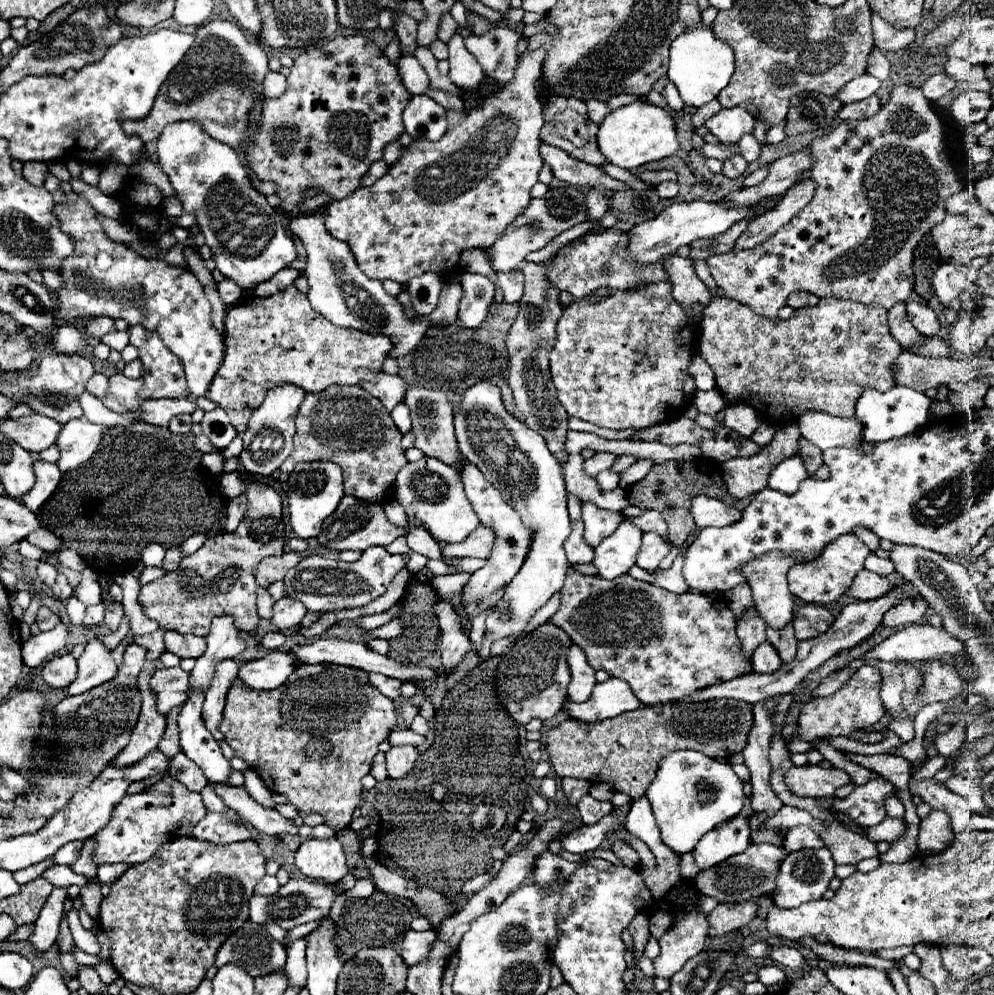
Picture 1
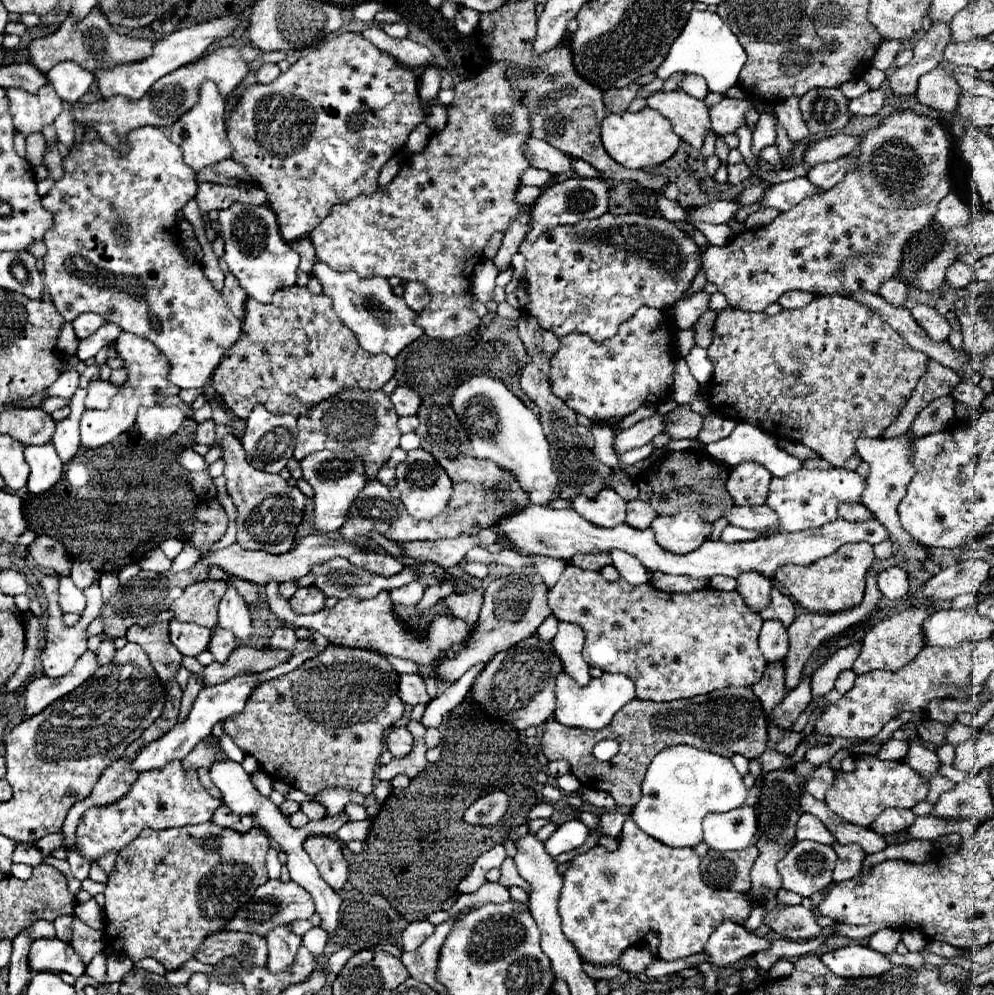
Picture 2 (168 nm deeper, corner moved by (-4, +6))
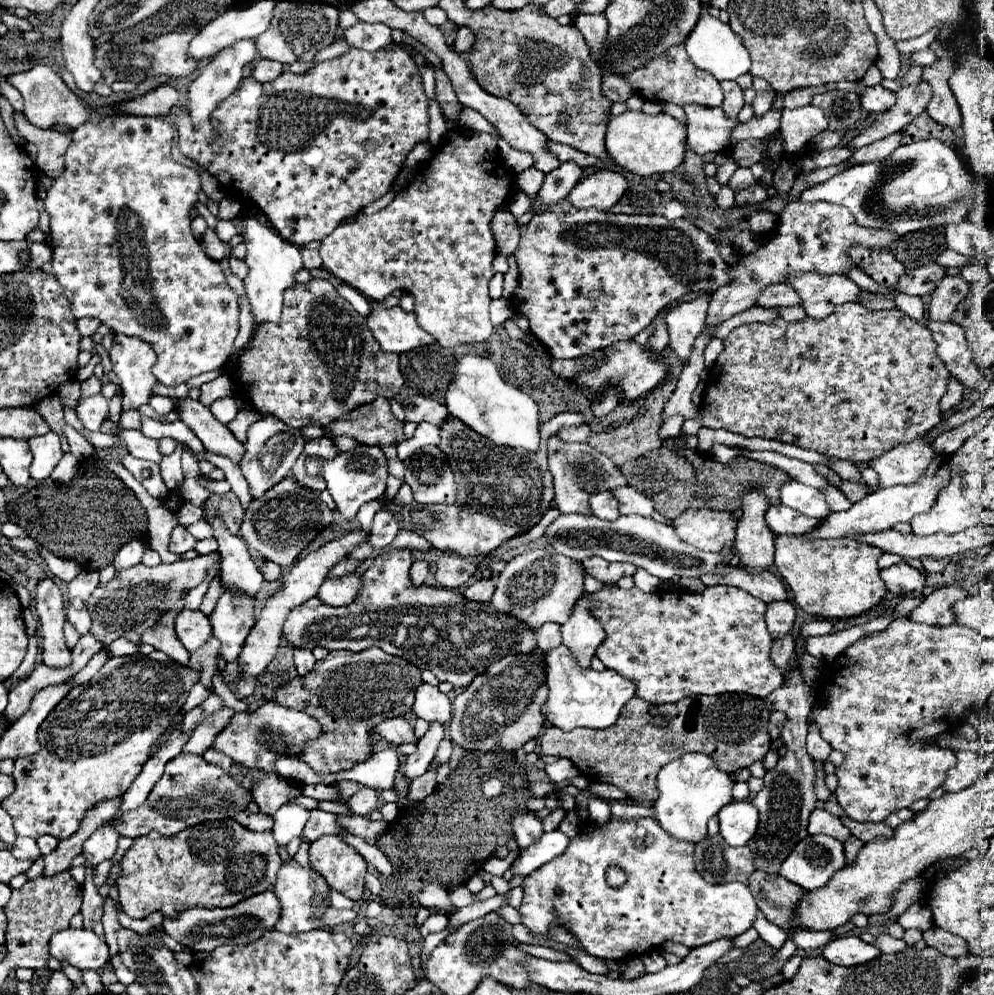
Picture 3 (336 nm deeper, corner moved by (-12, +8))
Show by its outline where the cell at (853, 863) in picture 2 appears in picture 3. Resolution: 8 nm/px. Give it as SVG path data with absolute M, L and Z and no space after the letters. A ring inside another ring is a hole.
M850 836L846 842L844 842L844 850L846 850L846 864L850 864L852 860L856 860L860 848L864 846L862 840L858 840L856 836Z

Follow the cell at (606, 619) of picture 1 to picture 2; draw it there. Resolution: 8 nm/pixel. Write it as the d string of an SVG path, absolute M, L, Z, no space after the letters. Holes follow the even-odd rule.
M568 564L560 580L550 588L548 604L558 620L578 624L586 632L582 656L588 666L596 666L602 672L626 674L636 684L636 698L640 700L672 702L726 686L754 686L764 676L766 658L758 648L758 634L764 620L758 612L746 606L738 590L720 592L706 586L690 594L670 594L652 584L632 586L624 578L608 582L600 572Z

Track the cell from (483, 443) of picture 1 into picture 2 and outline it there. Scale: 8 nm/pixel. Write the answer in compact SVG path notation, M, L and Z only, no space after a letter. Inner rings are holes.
M472 376L460 382L460 386L450 396L450 406L468 432L474 456L490 458L500 464L500 468L512 472L520 480L520 486L528 492L532 504L544 506L556 498L556 474L552 470L550 448L540 420L500 380L490 376Z

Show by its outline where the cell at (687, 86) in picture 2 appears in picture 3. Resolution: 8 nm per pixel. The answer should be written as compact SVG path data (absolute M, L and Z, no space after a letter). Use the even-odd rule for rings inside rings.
M672 46L668 48L666 54L662 54L660 58L652 60L648 66L634 70L626 76L626 80L630 82L630 86L644 98L648 100L668 100L668 102L676 102L680 106L696 102L702 106L720 106L722 104L722 90L720 90L720 82L716 78L712 78L712 74L706 74L704 70L696 68L686 50L682 46Z

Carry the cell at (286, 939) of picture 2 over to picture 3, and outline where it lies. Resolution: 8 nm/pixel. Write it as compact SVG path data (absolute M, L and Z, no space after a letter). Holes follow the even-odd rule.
M294 860L284 864L278 870L278 880L276 880L276 896L282 904L282 916L276 924L276 930L280 932L308 932L318 928L318 918L324 914L328 908L328 884L318 872L310 872L300 868Z

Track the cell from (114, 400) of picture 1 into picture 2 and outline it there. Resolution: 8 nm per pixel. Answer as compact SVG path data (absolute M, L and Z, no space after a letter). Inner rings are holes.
M92 380L88 386L88 396L84 402L84 410L94 410L94 408L108 408L112 396L120 392L120 386L114 386L104 380Z

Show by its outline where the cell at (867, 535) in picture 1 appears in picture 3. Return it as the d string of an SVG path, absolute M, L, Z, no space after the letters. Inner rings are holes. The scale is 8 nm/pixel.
M830 486L830 488L826 488L824 490L824 494L826 494L826 502L828 502L828 506L830 506L830 510L834 510L834 512L840 512L840 510L850 510L850 506L852 506L852 502L840 492L840 490L836 490L834 486Z

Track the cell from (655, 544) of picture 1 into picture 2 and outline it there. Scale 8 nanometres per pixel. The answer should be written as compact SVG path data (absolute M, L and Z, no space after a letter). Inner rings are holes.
M680 508L678 514L658 516L652 522L656 542L676 554L688 554L702 546L712 534L712 524L702 520L694 508Z

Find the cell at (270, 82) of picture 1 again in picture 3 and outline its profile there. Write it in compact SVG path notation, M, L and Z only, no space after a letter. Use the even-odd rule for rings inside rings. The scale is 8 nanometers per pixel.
M260 58L260 60L256 62L256 66L254 66L252 76L254 76L258 82L272 82L272 80L276 80L282 72L284 72L284 66L282 66L280 62Z

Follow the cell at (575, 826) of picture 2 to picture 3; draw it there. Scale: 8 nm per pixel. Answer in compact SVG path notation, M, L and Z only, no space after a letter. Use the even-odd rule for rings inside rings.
M552 830L546 832L542 836L540 842L536 842L534 846L522 850L522 854L516 858L514 862L514 874L530 874L536 868L540 868L542 864L554 860L556 856L560 856L570 844L570 838L566 834L562 834L560 830Z

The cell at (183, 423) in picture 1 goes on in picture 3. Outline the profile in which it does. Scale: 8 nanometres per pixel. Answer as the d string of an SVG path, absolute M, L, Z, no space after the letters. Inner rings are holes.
M154 395L150 399L150 406L159 414L166 415L174 408L175 398Z

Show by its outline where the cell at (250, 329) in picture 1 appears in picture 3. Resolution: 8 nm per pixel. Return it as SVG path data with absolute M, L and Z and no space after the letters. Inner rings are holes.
M322 278L284 292L280 322L264 322L234 362L234 392L292 428L326 426L378 396L392 398L404 384L398 354L382 352L364 318Z

